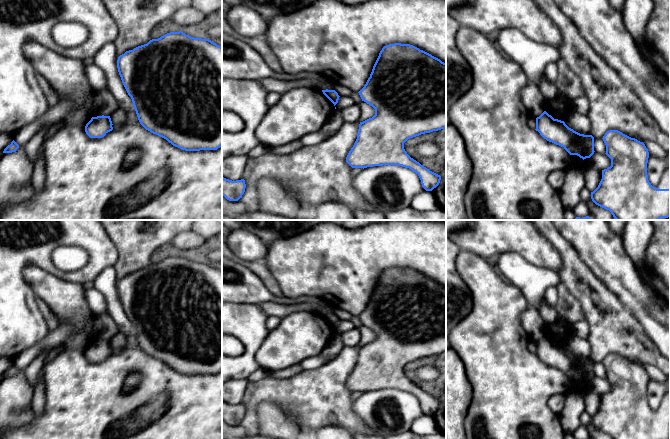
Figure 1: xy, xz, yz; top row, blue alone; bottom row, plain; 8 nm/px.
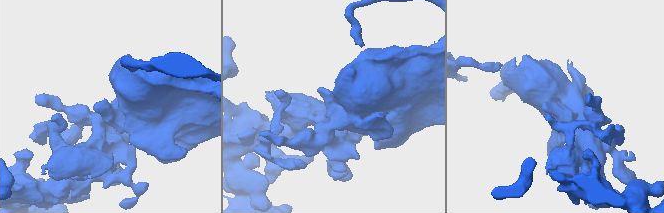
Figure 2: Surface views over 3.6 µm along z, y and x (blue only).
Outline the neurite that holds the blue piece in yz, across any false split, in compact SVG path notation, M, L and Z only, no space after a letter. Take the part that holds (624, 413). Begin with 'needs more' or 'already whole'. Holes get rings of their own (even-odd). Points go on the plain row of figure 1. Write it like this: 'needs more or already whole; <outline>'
needs more; M618 354L607 355L602 363L606 369L605 378L611 383L611 390L608 391L607 393L602 394L602 403L601 403L598 411L593 416L591 416L592 425L596 429L598 429L606 434L609 434L612 439L670 439L670 393L667 393L664 396L658 410L653 411L651 409L651 407L649 406L648 399L647 399L647 387L648 387L648 382L649 382L649 376L643 366L640 366L635 362L631 362Z

